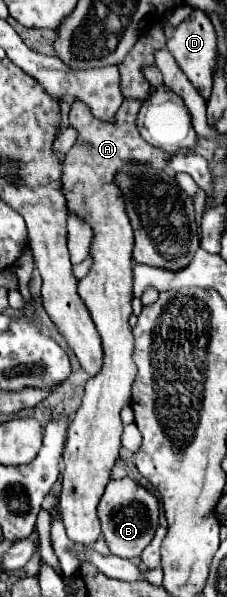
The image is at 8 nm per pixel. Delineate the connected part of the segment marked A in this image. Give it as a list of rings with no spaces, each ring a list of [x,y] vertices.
[[[124,98],[114,122],[102,122],[90,114],[84,102],[74,102],[70,110],[70,126],[76,128],[78,140],[66,154],[62,162],[62,194],[66,198],[68,214],[84,218],[94,236],[90,244],[92,268],[78,282],[78,294],[84,300],[104,346],[104,366],[98,376],[90,378],[86,384],[86,394],[82,398],[80,410],[74,414],[68,426],[68,442],[64,448],[64,470],[62,470],[62,494],[60,512],[66,534],[72,542],[90,546],[100,538],[98,522],[98,502],[110,482],[110,470],[120,456],[122,420],[120,410],[130,404],[130,386],[136,378],[136,366],[132,360],[134,336],[128,324],[132,314],[132,248],[134,230],[126,214],[126,200],[116,184],[116,176],[122,172],[126,162],[150,164],[154,170],[164,170],[166,164],[176,154],[166,154],[156,146],[144,142],[136,128],[136,116],[142,102]]]

